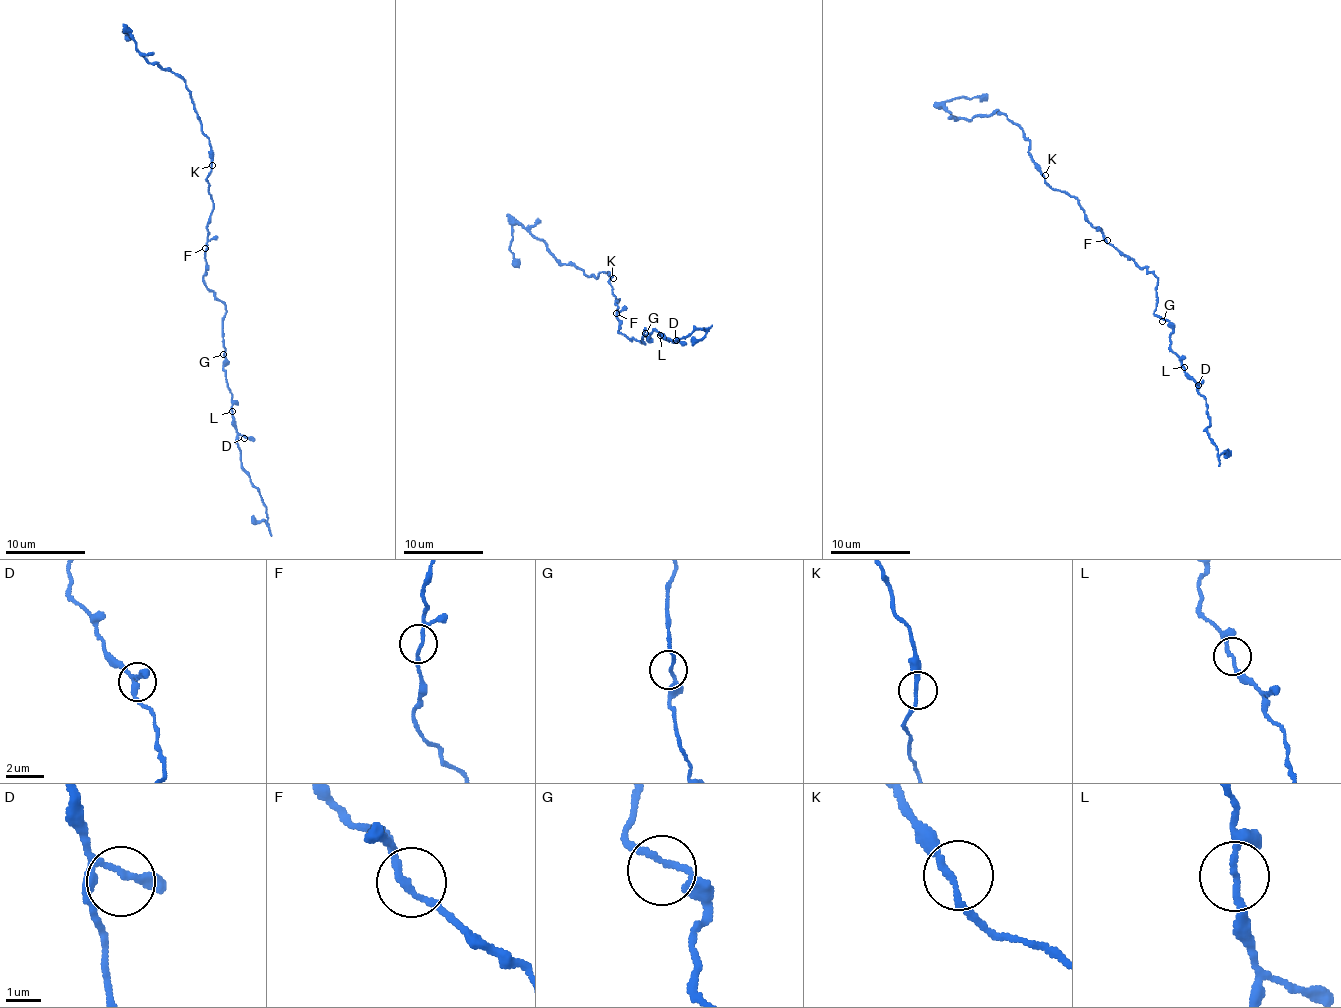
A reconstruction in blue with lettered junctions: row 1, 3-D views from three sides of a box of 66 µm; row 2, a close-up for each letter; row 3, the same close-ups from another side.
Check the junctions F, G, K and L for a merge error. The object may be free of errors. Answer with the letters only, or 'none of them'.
none of them

